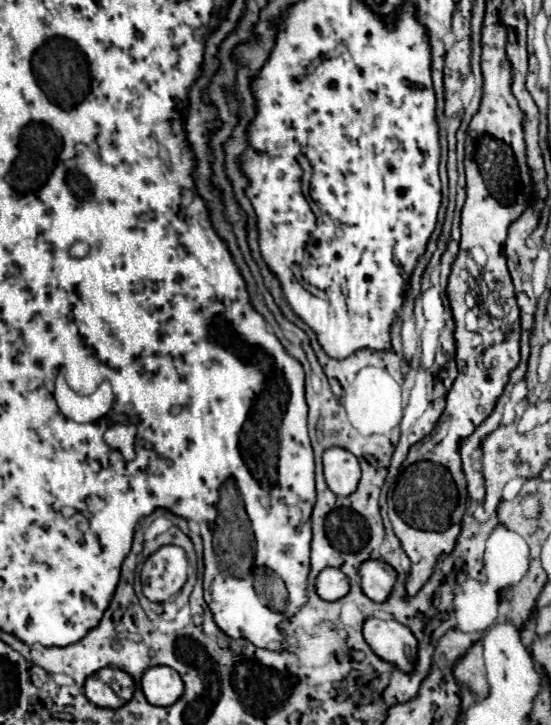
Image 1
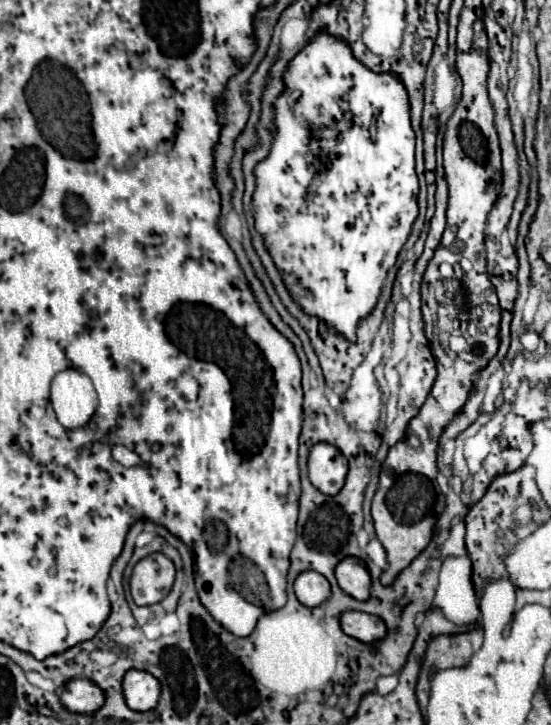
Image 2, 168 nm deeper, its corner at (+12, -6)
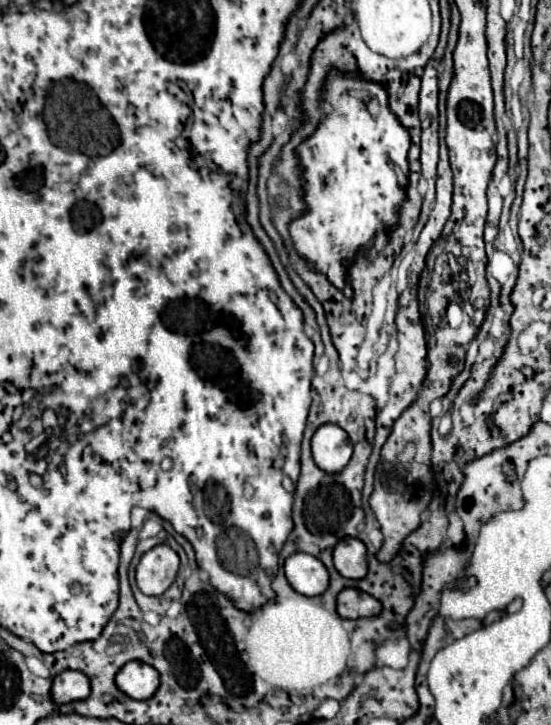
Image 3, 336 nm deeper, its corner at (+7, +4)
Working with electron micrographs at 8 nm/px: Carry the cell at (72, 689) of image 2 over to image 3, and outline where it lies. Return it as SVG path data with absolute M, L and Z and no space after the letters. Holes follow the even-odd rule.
M63 671L53 679L51 685L51 699L57 705L81 701L91 693L89 679L81 671Z

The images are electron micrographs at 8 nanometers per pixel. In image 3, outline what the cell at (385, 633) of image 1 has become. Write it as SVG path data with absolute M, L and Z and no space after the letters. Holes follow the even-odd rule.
M343 589L337 595L337 613L343 619L359 619L379 615L381 603L365 591L359 589Z

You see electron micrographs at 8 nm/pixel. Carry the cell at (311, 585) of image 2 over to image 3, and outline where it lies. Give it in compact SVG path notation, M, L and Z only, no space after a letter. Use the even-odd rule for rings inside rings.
M293 553L285 559L285 577L289 585L307 597L321 595L329 585L329 573L317 557L309 553Z

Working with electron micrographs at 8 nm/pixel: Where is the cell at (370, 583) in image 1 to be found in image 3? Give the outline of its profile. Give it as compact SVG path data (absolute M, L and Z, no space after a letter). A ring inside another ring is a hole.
M343 537L333 547L335 569L349 579L363 579L367 575L367 551L365 545L355 537Z

